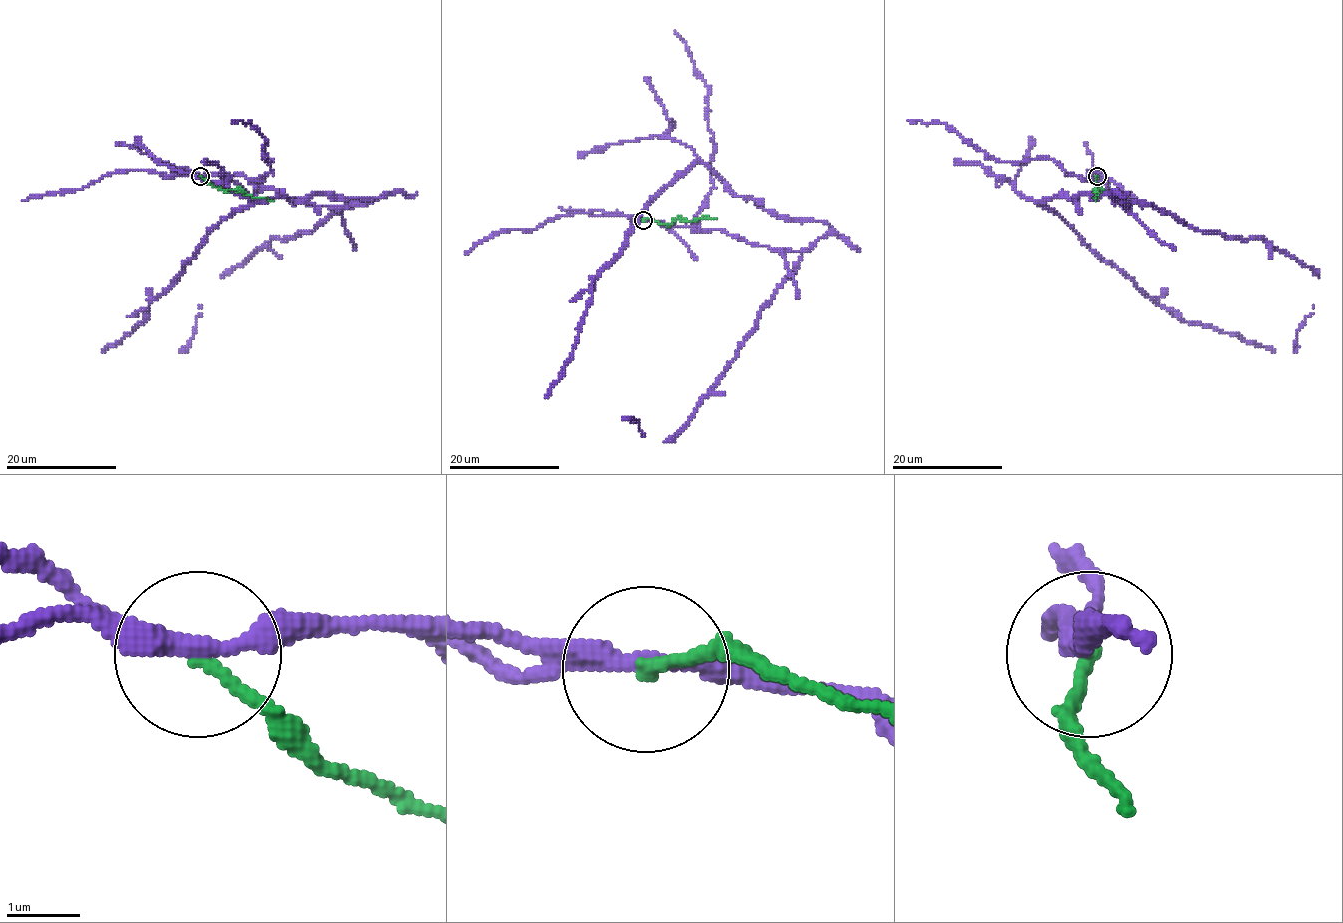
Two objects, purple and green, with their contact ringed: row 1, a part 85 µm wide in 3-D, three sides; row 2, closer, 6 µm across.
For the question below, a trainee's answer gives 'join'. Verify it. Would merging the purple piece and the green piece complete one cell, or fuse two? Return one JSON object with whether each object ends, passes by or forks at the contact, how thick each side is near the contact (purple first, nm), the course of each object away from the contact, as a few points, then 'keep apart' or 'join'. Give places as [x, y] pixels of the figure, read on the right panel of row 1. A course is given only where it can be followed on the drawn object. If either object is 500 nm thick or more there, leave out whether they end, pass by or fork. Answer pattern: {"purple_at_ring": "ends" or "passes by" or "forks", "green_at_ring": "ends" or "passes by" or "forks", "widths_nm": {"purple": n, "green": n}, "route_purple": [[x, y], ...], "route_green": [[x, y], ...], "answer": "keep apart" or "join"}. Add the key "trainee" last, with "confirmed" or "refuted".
{"purple_at_ring": "passes by", "green_at_ring": "ends", "widths_nm": {"purple": 280, "green": 170}, "route_purple": [[1097, 176], [1128, 207], [1107, 193], [1039, 204], [1184, 321], [1275, 350]], "route_green": [[1097, 176], [1096, 183], [1101, 189], [1096, 190], [1099, 194], [1095, 201]], "answer": "keep apart", "trainee": "refuted"}

